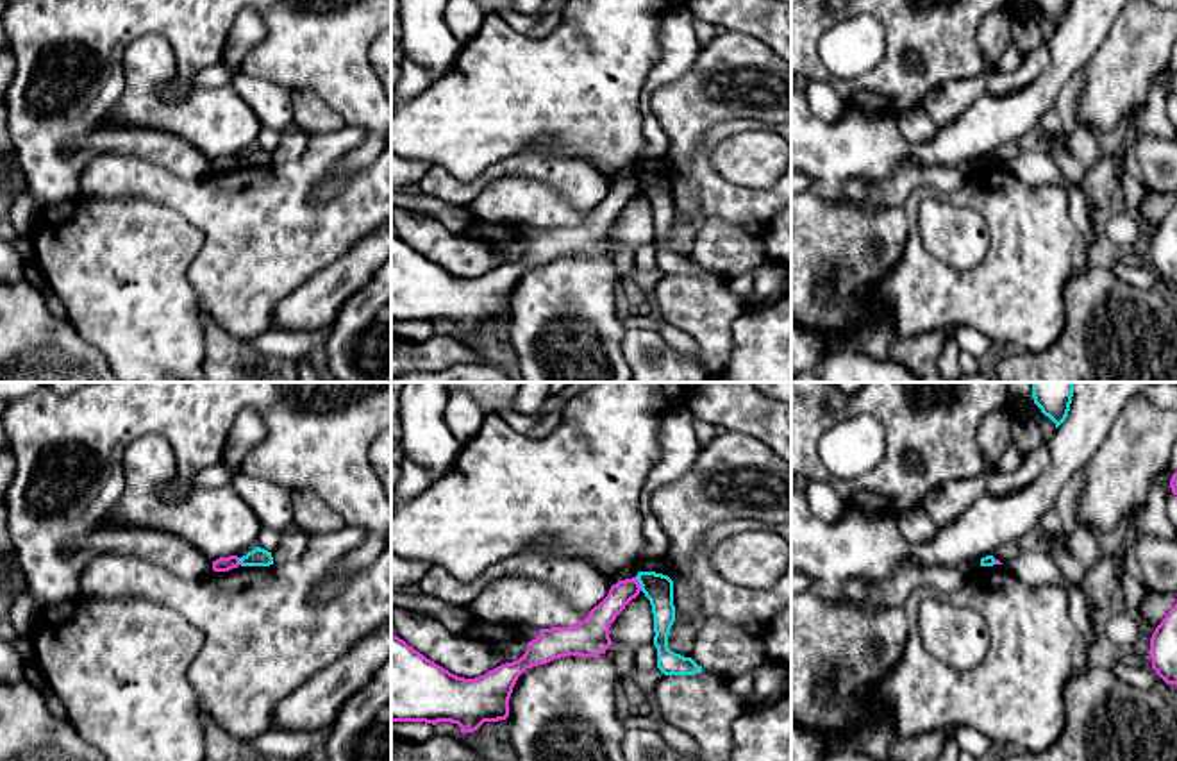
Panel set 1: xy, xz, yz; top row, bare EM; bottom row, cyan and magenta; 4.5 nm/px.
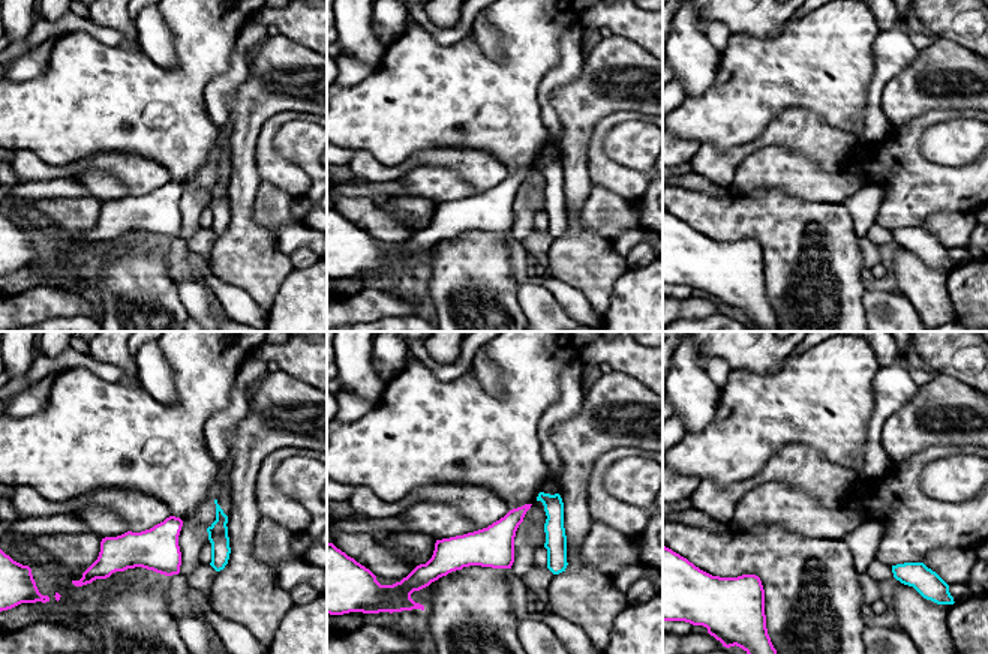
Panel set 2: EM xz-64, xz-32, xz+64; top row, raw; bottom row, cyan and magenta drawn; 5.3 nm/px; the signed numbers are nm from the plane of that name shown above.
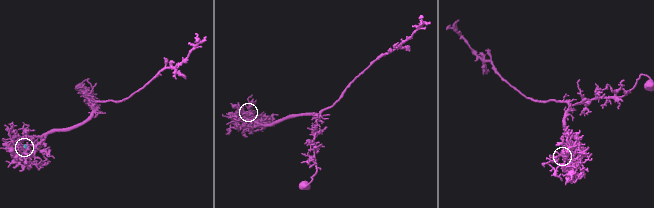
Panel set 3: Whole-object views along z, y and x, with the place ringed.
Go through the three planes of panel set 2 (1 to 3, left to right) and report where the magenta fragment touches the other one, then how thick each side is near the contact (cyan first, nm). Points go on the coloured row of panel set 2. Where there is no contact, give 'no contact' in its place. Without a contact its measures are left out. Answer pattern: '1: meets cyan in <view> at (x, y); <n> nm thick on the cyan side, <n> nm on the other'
1: no contact
2: no contact
3: no contact

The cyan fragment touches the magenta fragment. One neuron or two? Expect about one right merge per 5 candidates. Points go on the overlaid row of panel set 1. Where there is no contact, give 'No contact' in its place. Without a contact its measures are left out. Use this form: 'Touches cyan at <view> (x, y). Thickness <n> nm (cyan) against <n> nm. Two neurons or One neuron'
Touches cyan at xz (640, 585). Thickness 140 nm (cyan) against 120 nm. Two neurons

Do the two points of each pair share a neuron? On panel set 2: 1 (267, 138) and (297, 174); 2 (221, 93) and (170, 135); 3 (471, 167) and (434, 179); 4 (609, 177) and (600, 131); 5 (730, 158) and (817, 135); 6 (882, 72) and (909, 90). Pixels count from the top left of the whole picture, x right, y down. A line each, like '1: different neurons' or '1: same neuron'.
1: same neuron
2: different neurons
3: different neurons
4: same neuron
5: same neuron
6: different neurons

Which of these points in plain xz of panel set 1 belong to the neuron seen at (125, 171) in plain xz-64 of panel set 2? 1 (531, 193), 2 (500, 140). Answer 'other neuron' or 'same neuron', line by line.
1: other neuron
2: other neuron

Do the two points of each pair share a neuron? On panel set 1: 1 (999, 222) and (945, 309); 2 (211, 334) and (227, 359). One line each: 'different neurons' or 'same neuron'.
1: same neuron
2: same neuron

